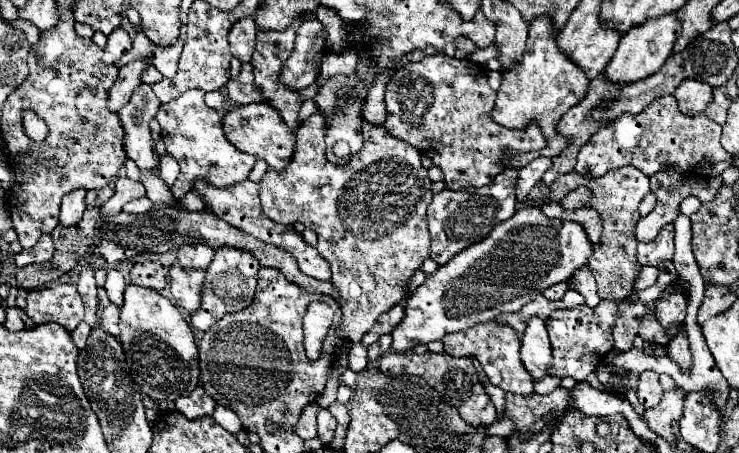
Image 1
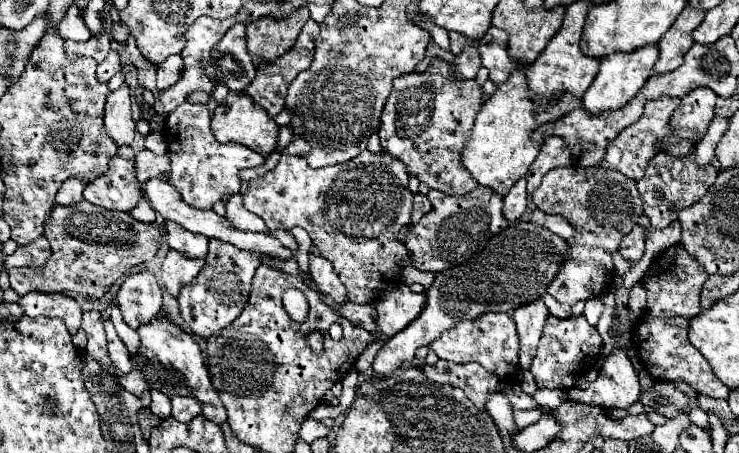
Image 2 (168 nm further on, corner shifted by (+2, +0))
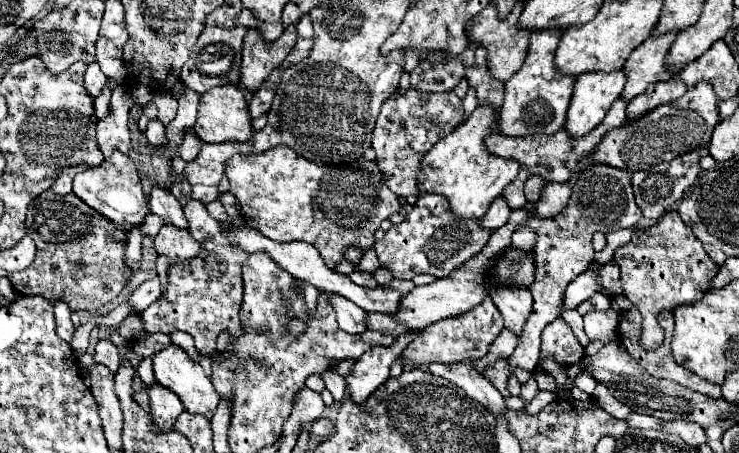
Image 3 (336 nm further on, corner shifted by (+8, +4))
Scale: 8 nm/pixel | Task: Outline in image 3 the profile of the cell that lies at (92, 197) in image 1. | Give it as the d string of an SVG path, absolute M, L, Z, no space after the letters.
M115 151L109 161L103 161L97 167L89 167L85 173L77 173L73 179L73 193L99 215L105 215L109 221L123 227L125 233L129 233L133 227L139 227L143 217L149 213L137 167L129 155L121 155L119 151Z

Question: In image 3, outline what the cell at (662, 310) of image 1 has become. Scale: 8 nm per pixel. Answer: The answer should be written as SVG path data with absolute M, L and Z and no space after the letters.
M677 211L665 213L655 225L637 229L631 241L615 251L617 265L621 269L621 283L625 297L643 315L641 345L643 349L657 349L664 340L664 332L657 325L657 313L673 311L677 305L697 303L709 291L713 275L719 267L703 251L689 227L681 221Z

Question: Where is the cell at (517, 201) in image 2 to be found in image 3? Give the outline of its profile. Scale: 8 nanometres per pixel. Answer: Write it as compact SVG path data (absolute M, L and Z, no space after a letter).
M497 197L497 199L493 201L493 205L489 207L489 211L485 213L485 219L479 221L479 225L481 225L483 229L495 231L495 229L499 229L499 227L503 227L503 225L507 223L509 215L511 215L511 209L505 205L505 199L503 199L503 197Z

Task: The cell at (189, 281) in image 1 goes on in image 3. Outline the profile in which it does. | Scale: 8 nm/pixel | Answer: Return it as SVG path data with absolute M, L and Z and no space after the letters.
M163 225L159 235L155 237L155 249L159 255L169 257L169 263L187 261L197 255L199 243L191 237L189 231L181 231L179 227Z

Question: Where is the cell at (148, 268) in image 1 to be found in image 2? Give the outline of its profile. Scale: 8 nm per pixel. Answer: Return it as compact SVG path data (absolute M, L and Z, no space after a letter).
M151 271L129 275L119 289L119 305L129 327L151 321L161 311L161 285Z

